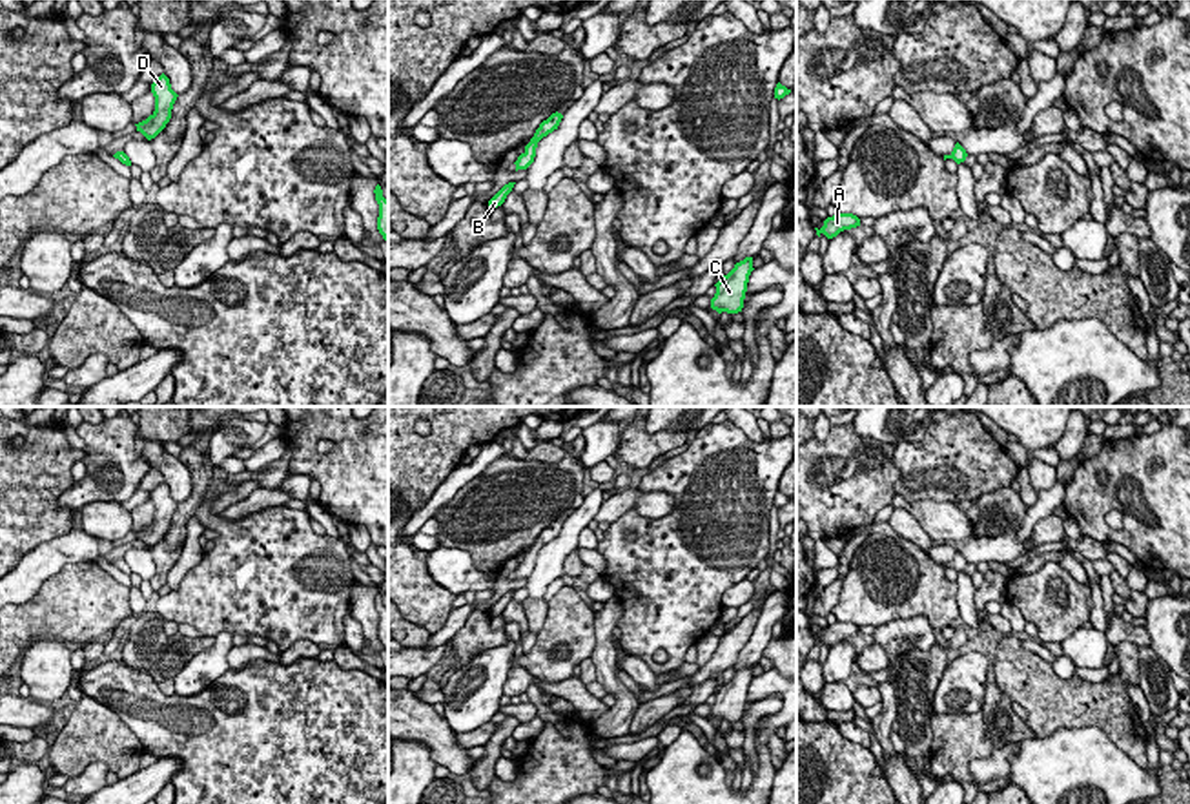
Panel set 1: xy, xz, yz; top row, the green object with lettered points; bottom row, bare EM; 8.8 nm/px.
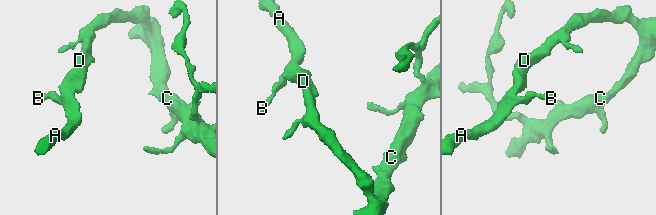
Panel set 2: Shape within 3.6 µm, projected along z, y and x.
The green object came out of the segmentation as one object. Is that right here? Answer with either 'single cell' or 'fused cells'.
single cell

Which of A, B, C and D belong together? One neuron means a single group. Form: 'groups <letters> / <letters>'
groups A B C D

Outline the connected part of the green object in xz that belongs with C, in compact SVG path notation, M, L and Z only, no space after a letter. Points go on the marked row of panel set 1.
M745 257L744 261L736 263L734 268L714 284L716 294L711 299L711 308L718 314L742 312L749 275L753 270L753 257Z

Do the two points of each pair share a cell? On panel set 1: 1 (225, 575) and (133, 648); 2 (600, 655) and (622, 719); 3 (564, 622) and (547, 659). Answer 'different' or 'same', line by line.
1: different
2: same
3: same

